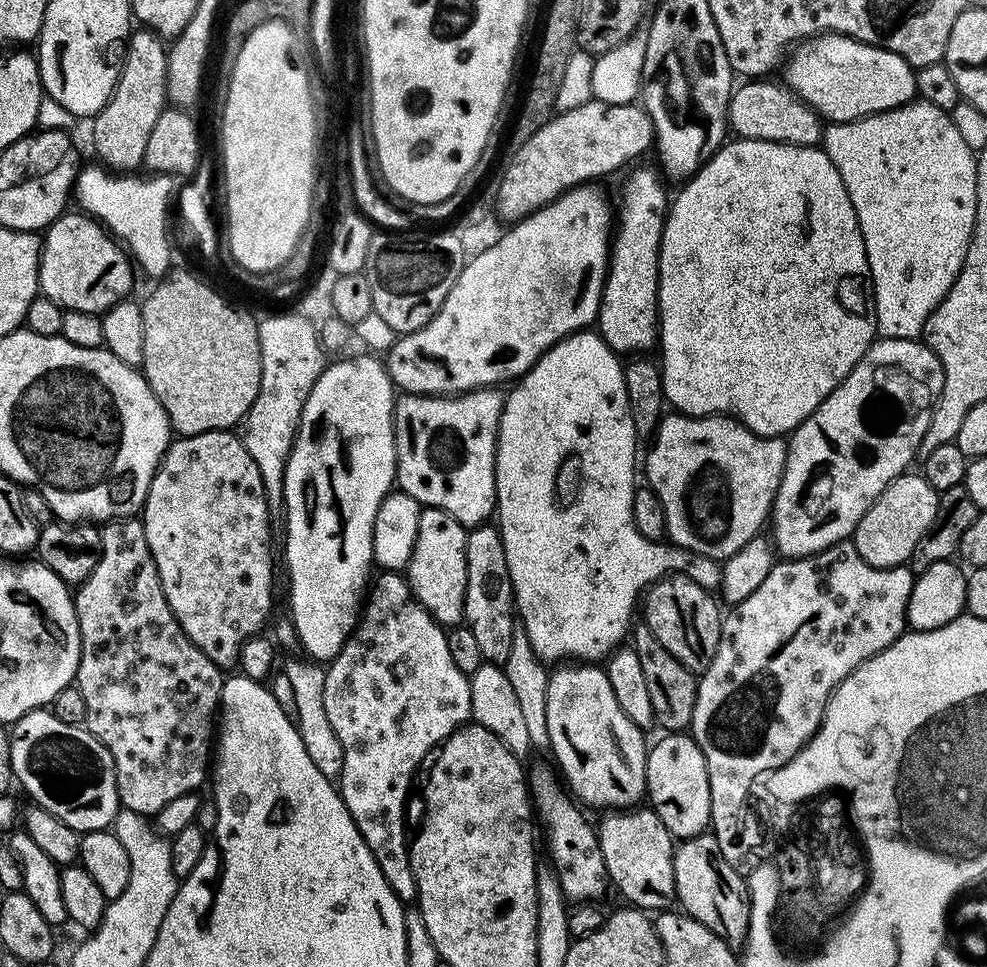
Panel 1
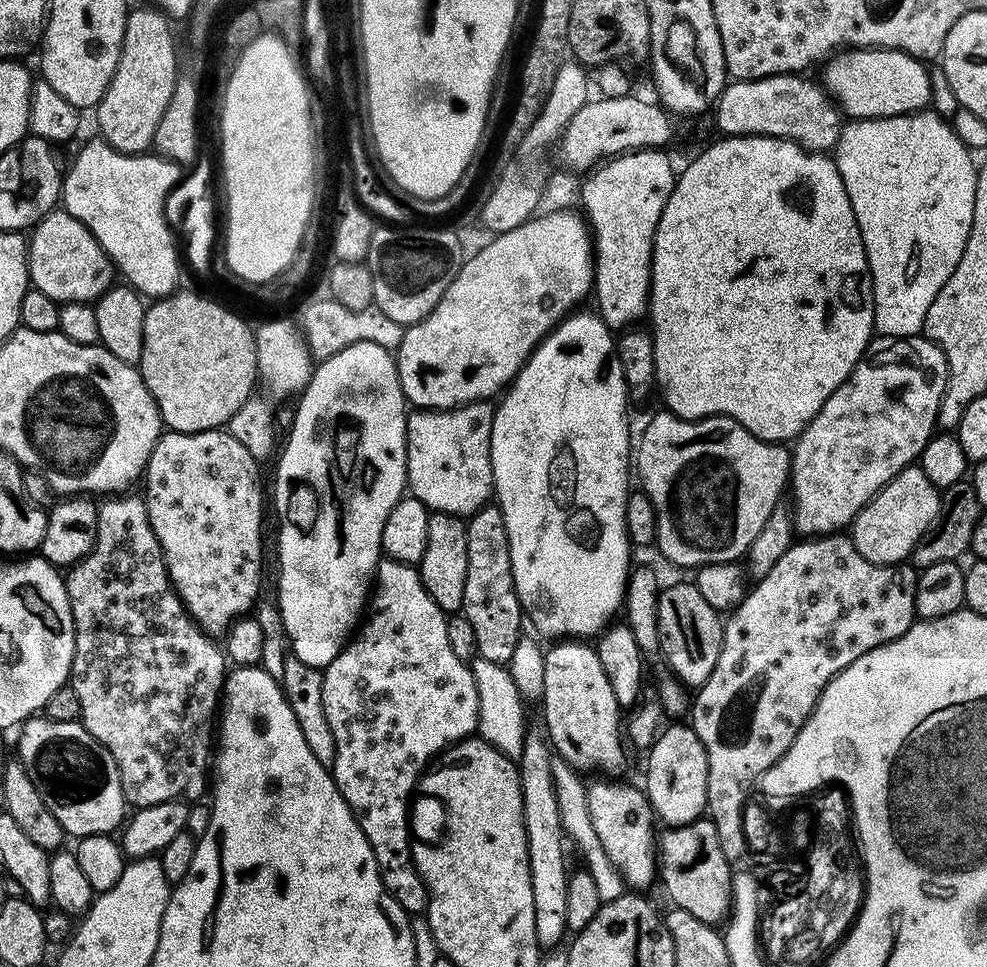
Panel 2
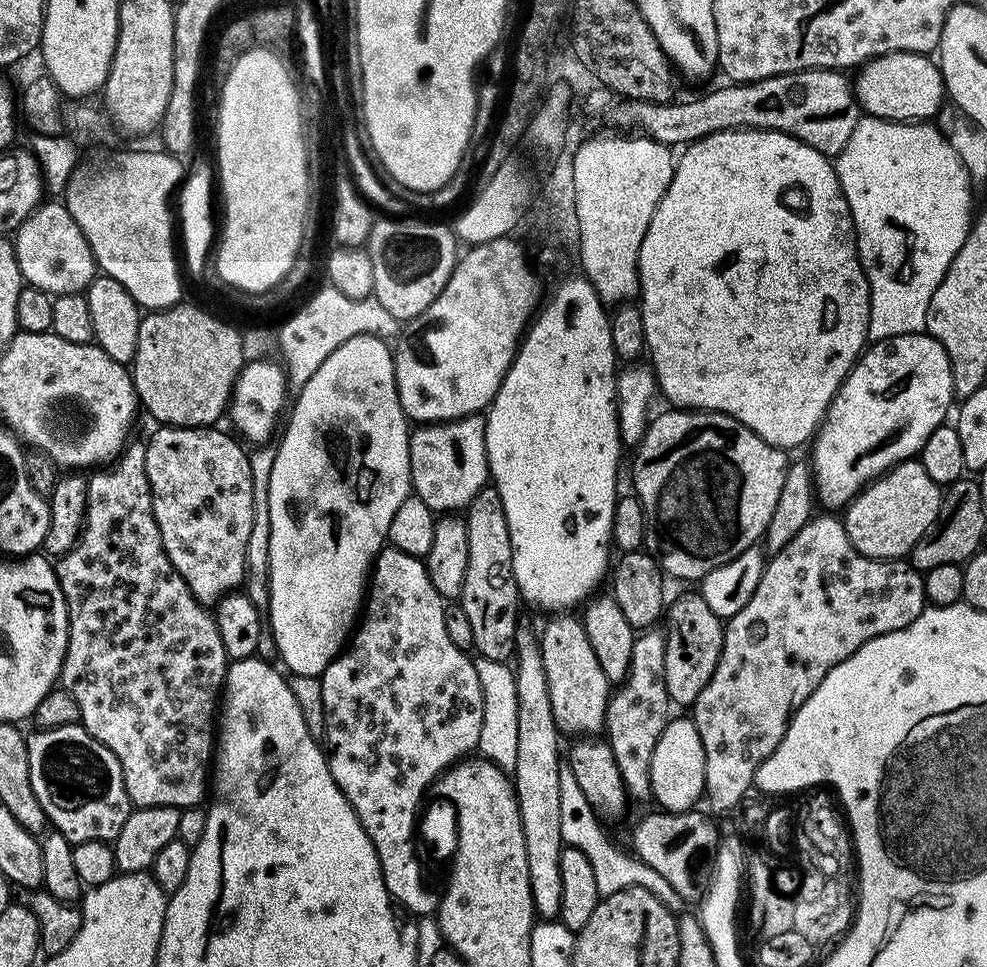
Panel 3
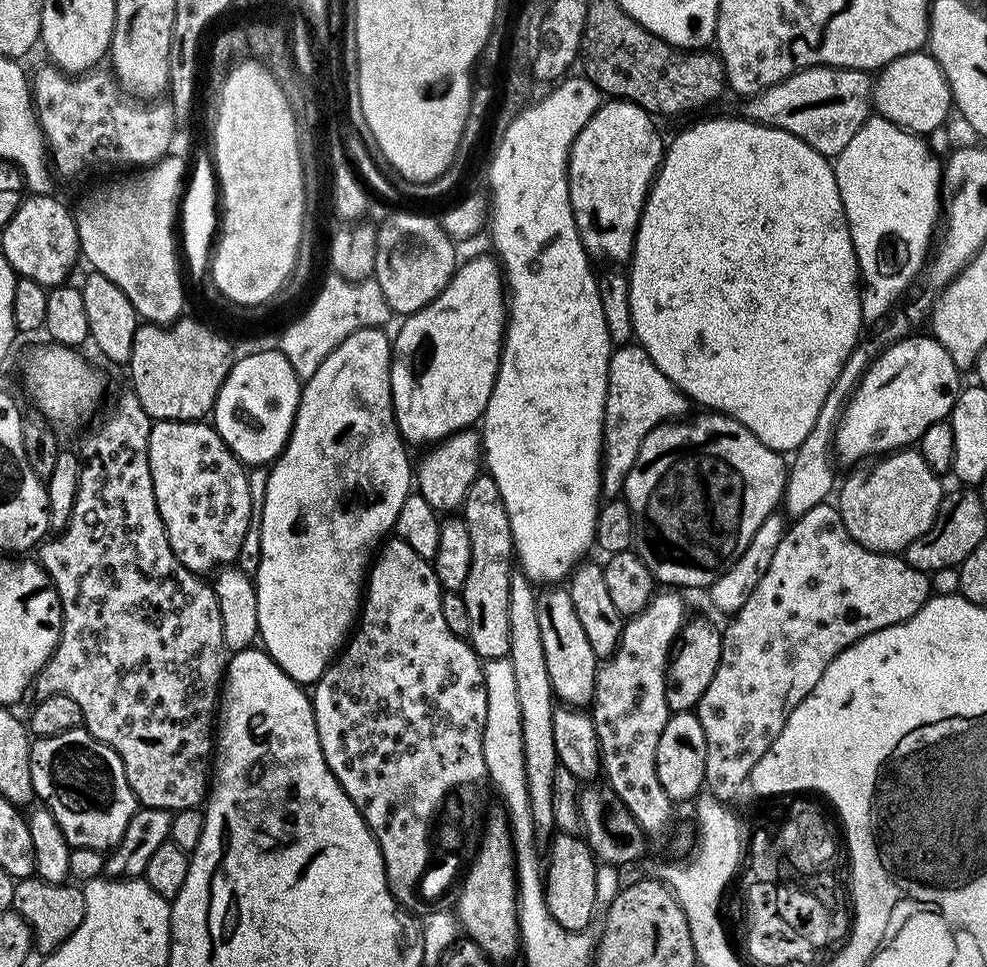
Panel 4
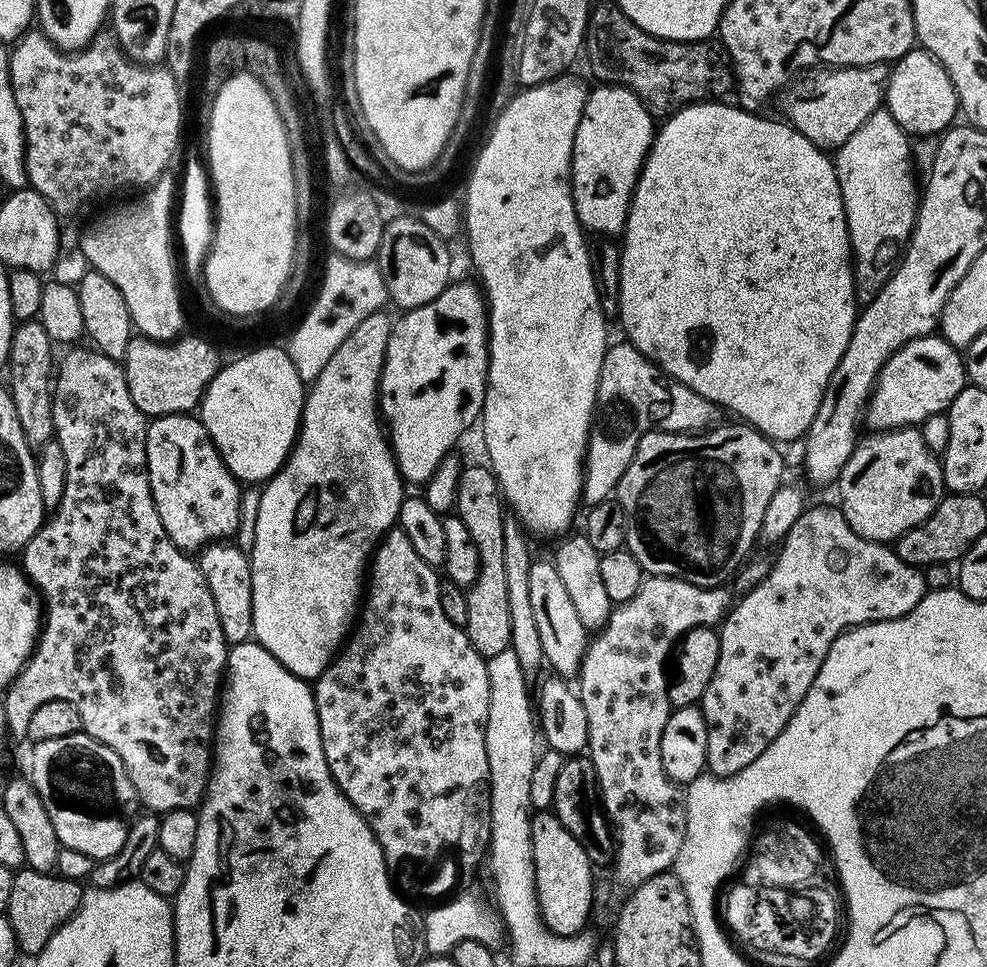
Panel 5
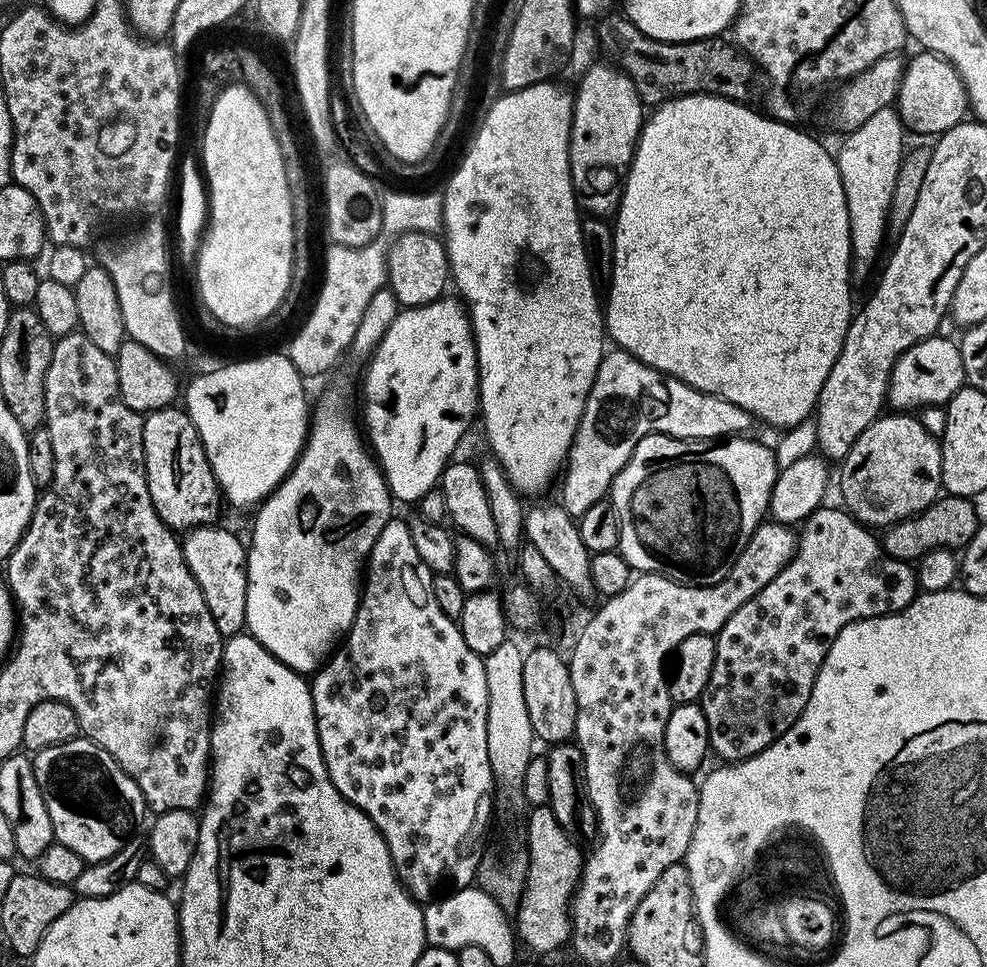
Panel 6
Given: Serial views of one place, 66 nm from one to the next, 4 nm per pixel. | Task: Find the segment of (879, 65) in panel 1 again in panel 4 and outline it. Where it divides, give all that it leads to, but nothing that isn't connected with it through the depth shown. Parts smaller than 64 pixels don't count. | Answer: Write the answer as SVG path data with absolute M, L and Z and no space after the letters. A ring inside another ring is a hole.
M924 50L900 56L886 67L879 69L872 86L872 104L882 118L894 122L900 128L906 129L907 132L917 134L929 134L936 127L945 127L946 120L944 119L947 118L948 111L951 113L954 108L952 91L946 82L944 71L938 66L936 59Z

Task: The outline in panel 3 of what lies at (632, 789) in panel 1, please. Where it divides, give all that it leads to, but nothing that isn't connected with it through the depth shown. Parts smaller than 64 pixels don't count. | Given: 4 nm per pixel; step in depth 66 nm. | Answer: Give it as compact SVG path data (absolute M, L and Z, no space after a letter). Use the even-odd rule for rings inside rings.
M563 612L549 617L538 639L556 727L565 735L590 736L603 729L612 686L590 647L583 623L572 616Z

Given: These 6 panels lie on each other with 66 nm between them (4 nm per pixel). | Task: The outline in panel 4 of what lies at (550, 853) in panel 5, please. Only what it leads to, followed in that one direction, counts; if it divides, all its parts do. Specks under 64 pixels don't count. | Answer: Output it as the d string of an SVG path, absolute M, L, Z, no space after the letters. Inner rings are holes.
M555 833L548 846L548 856L544 858L547 908L560 925L571 932L583 933L598 908L595 900L597 859L587 841L575 833Z

